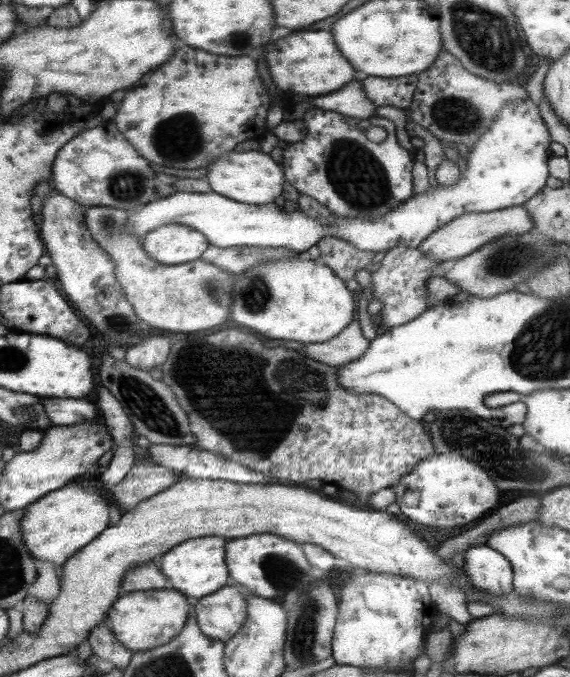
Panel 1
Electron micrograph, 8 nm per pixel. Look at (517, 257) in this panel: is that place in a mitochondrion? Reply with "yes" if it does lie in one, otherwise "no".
yes

